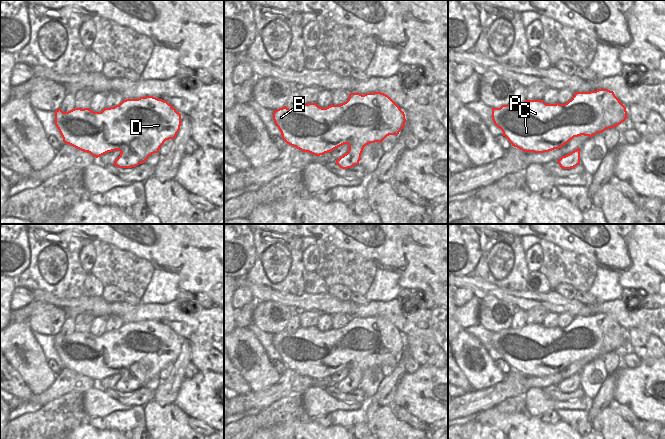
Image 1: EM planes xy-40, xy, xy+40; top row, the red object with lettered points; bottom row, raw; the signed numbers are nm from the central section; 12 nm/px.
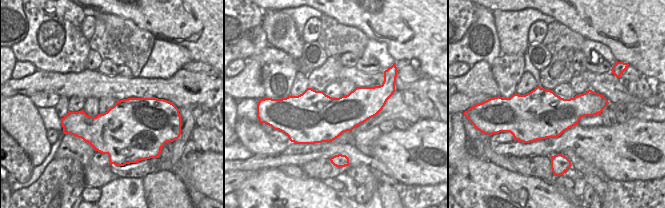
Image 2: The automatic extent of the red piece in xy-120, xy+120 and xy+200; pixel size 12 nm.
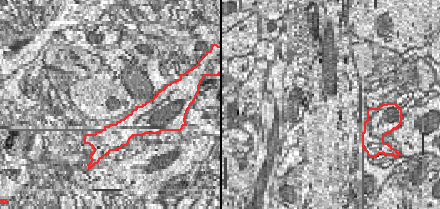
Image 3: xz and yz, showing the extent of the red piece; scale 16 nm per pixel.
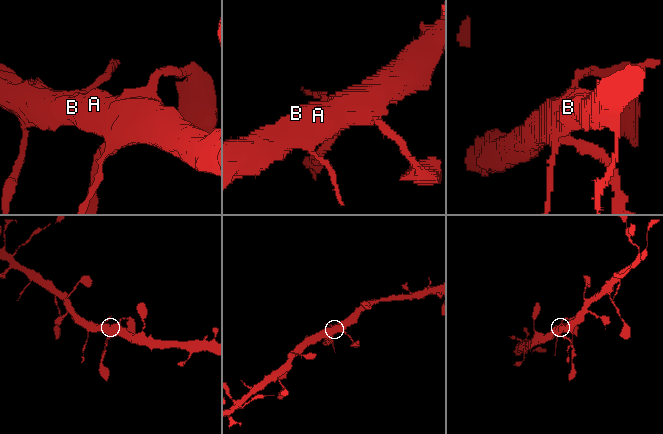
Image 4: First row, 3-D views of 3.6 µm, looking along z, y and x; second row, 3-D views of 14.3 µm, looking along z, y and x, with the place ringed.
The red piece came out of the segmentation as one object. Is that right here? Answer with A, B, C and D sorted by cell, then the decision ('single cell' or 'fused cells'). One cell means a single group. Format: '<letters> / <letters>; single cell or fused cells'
A B C D; single cell

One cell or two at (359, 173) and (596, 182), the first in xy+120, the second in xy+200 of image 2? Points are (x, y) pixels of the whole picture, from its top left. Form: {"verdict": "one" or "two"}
{"verdict": "one"}

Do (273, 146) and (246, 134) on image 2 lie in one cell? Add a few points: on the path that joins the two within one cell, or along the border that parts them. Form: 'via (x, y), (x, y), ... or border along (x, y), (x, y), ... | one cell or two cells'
via (266, 146), (260, 144), (253, 137) | one cell

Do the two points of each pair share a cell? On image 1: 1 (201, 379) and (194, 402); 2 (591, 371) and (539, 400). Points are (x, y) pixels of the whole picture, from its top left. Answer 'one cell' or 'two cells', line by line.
1: one cell
2: two cells

